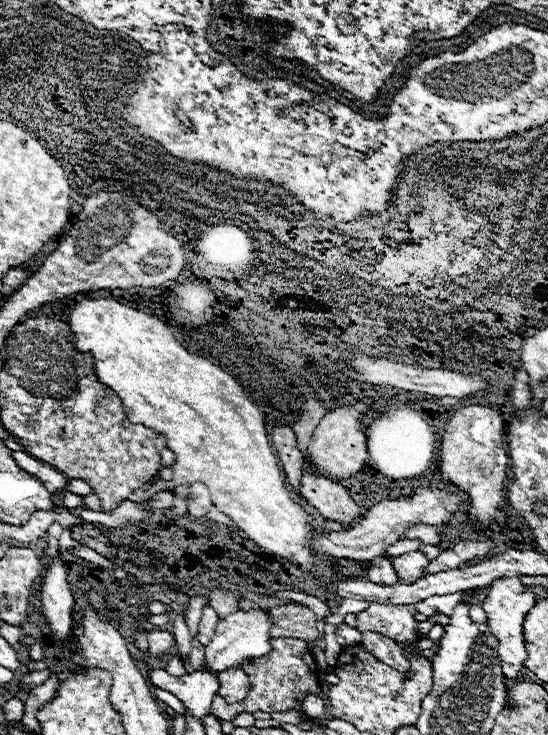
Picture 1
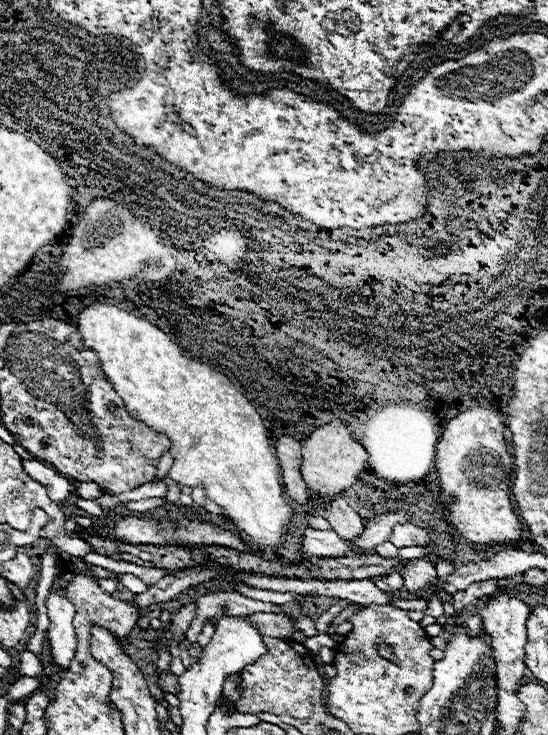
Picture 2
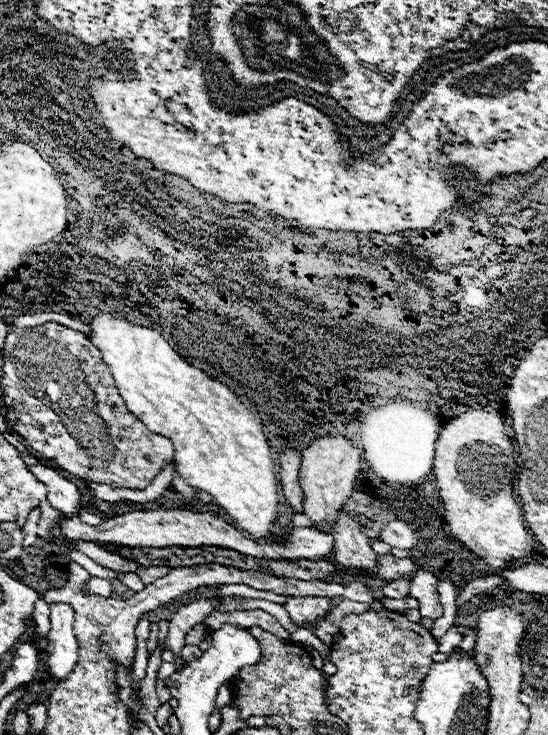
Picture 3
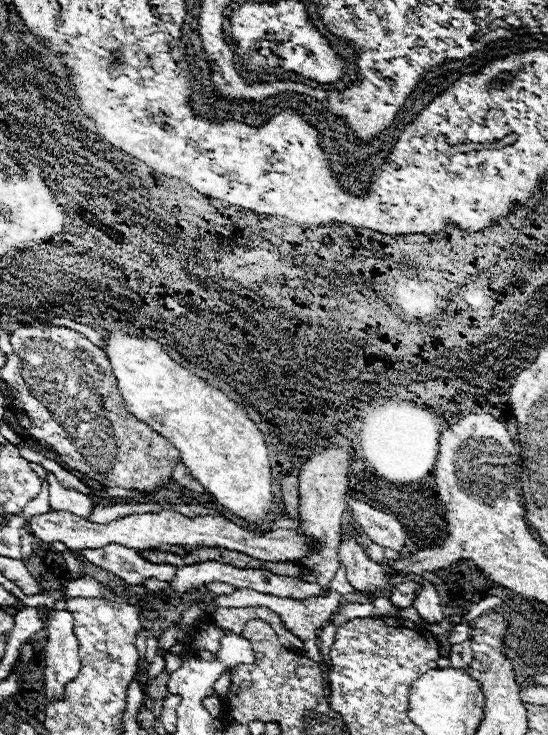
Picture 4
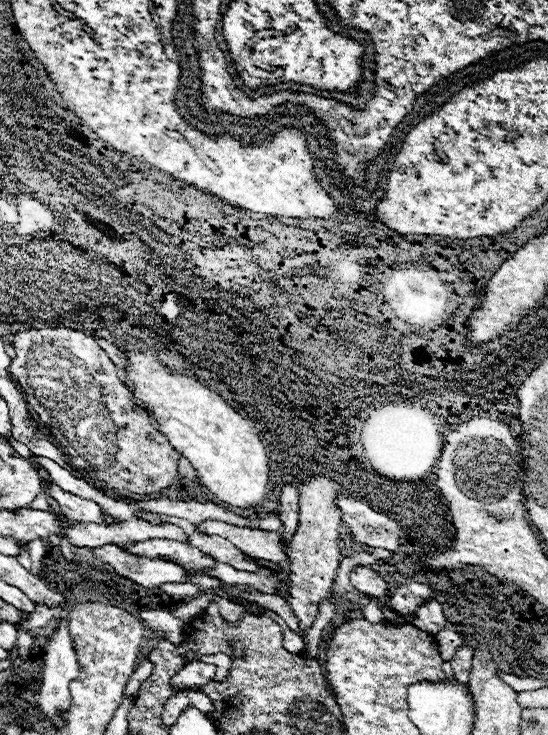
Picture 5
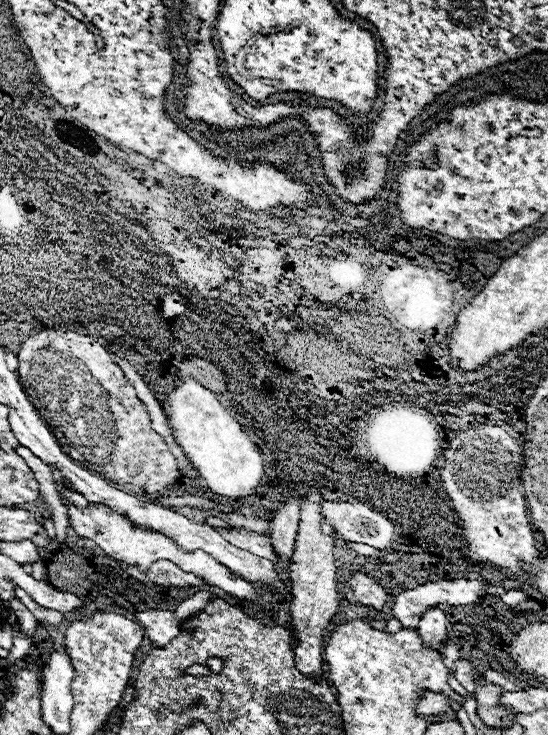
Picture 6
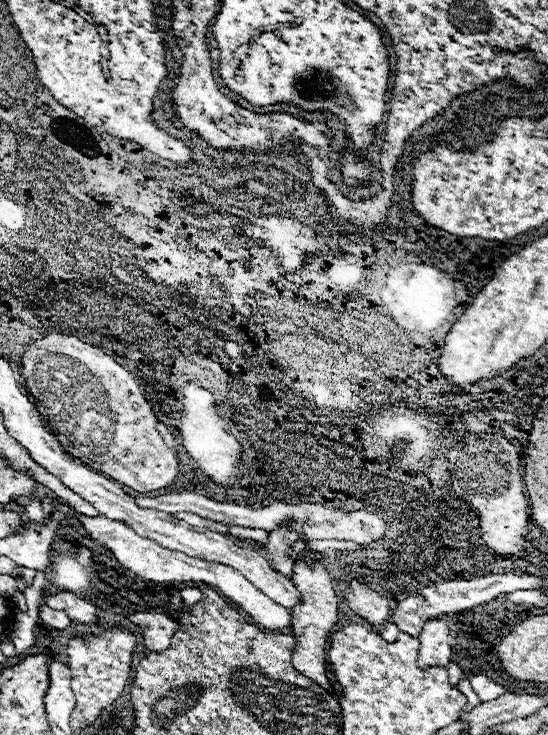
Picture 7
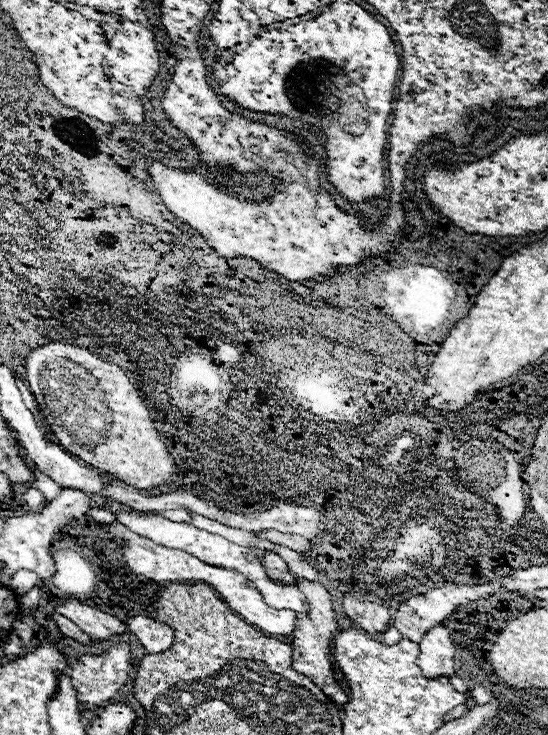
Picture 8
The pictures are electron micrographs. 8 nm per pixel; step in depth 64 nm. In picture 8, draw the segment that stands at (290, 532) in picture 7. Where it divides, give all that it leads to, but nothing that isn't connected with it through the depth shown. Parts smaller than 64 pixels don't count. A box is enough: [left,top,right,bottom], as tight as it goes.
[264,550,296,584]

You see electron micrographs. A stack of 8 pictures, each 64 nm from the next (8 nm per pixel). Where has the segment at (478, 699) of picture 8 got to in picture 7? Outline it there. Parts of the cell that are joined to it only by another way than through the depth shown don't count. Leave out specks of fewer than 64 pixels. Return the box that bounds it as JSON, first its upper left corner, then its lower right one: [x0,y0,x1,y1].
[470,674,505,702]

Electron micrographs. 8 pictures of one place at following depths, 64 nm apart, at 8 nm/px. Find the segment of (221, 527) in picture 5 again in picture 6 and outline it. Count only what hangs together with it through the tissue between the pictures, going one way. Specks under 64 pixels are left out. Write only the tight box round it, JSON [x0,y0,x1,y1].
[216,528,280,562]

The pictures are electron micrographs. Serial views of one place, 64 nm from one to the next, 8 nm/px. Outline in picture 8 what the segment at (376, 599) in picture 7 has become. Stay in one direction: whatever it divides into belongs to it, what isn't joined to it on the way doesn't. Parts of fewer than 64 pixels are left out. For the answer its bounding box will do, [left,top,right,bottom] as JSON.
[344,594,392,636]

